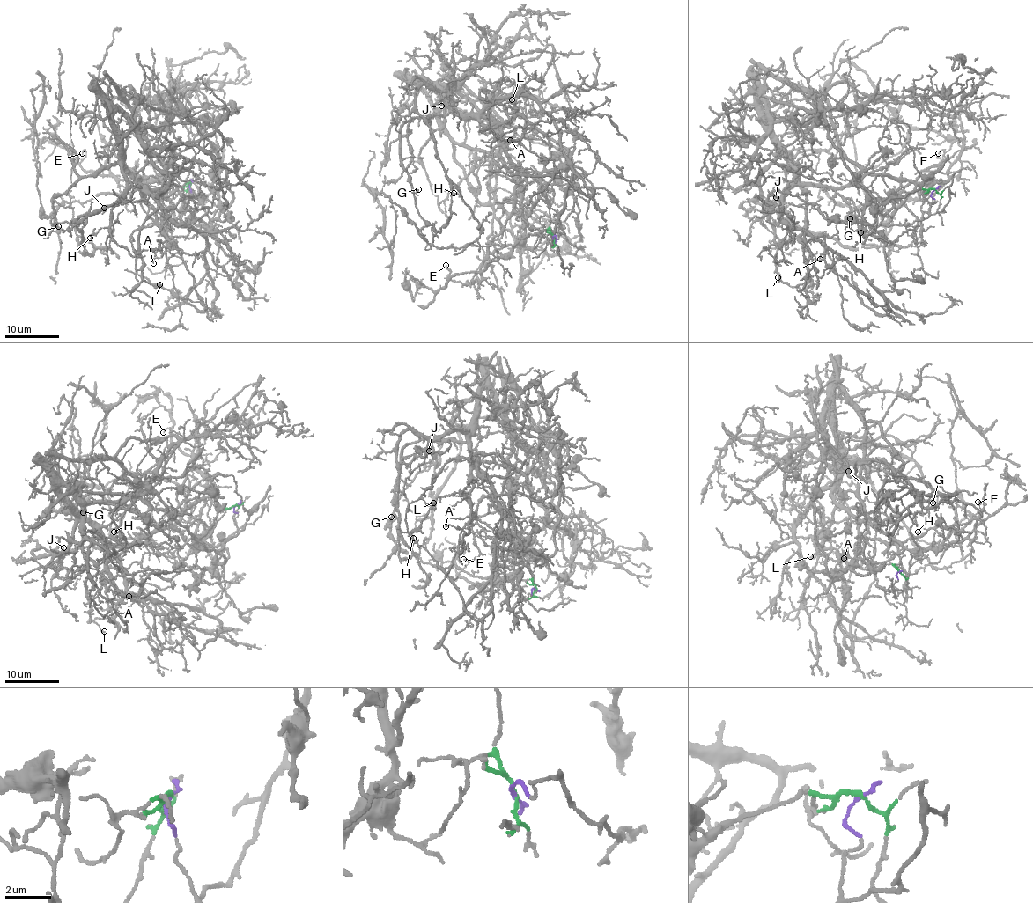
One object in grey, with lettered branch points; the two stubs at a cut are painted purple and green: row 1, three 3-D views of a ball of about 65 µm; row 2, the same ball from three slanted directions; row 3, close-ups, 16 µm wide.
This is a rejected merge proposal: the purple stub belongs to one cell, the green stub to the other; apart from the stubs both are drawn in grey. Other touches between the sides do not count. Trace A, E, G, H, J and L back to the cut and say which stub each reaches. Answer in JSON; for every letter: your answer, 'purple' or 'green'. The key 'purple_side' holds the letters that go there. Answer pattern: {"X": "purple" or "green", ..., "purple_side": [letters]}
{"A": "green", "E": "purple", "G": "green", "H": "green", "J": "green", "L": "green", "purple_side": ["E"]}

